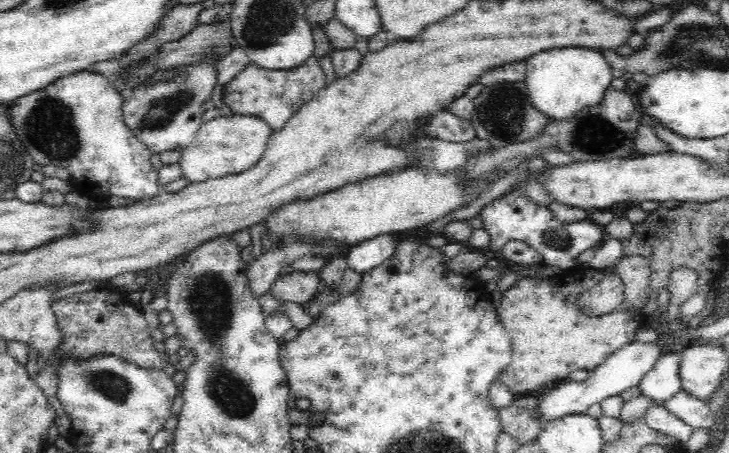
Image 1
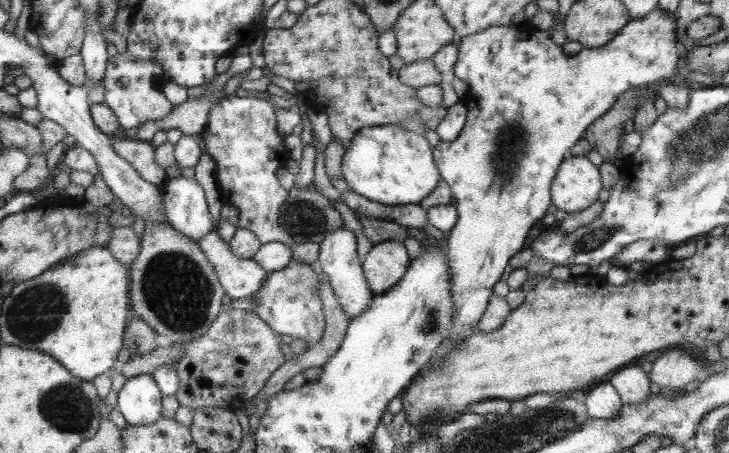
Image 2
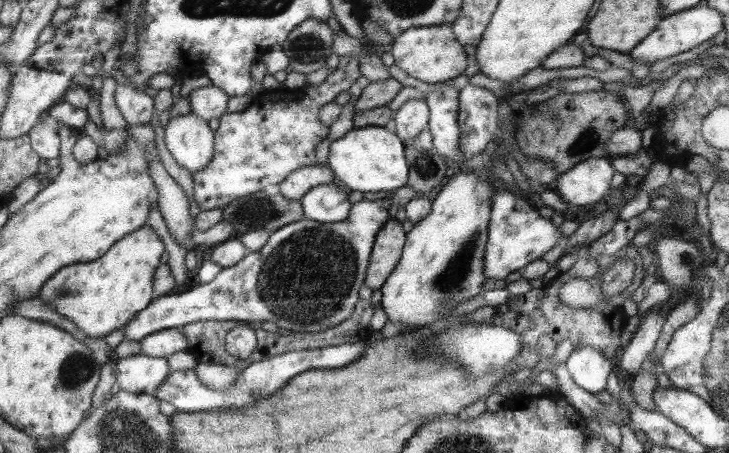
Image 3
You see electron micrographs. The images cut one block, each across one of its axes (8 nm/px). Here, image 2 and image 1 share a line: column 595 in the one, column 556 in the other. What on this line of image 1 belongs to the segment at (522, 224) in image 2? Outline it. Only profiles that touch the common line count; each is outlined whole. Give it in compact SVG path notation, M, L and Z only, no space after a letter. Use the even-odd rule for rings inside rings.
M582 47L552 48L529 56L524 82L532 107L551 122L572 119L580 111L602 103L613 69L599 50Z

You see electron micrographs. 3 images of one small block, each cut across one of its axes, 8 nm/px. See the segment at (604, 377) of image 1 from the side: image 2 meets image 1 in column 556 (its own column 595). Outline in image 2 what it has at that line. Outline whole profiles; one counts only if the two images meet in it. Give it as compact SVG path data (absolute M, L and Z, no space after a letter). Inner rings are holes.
M610 383L587 390L585 404L591 419L612 418L624 405L617 390Z

